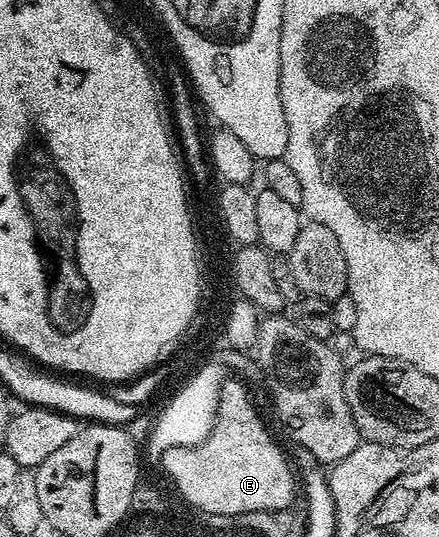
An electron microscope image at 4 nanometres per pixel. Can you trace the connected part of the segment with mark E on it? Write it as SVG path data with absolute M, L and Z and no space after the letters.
M226 378L219 393L217 420L213 422L211 434L195 447L172 447L159 456L163 471L173 472L182 491L194 503L211 511L281 507L295 493L295 483L289 480L294 468L269 436L248 389L240 378Z

